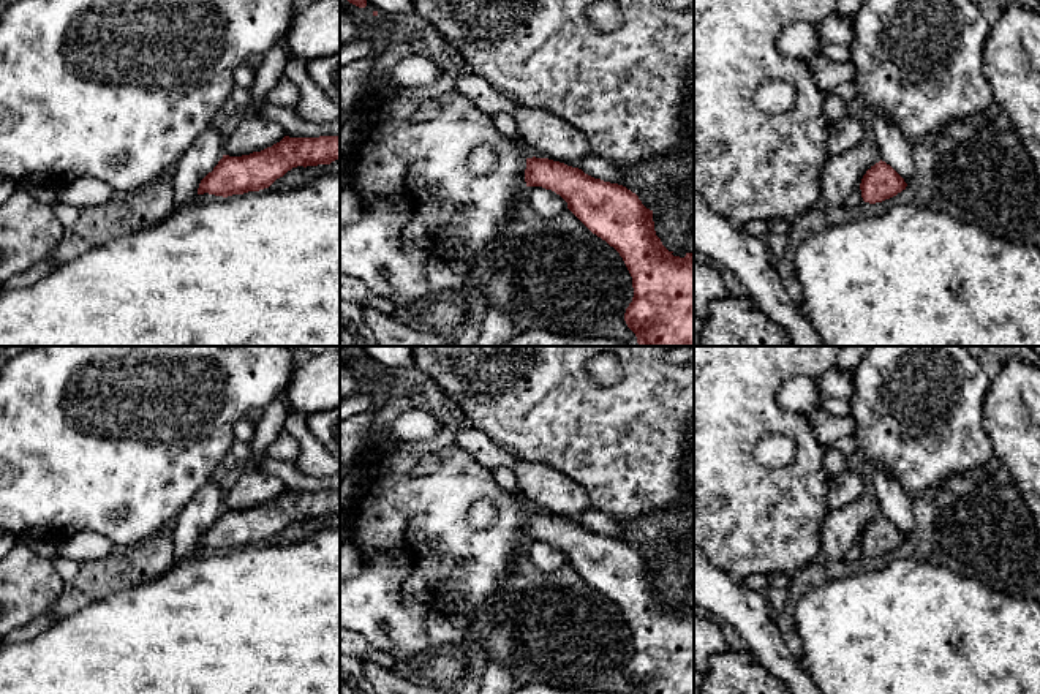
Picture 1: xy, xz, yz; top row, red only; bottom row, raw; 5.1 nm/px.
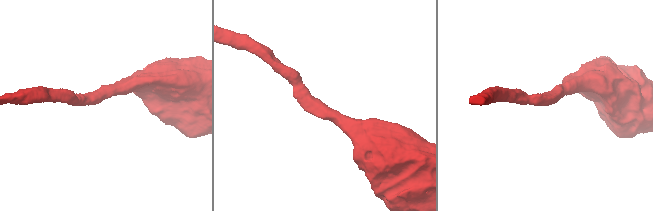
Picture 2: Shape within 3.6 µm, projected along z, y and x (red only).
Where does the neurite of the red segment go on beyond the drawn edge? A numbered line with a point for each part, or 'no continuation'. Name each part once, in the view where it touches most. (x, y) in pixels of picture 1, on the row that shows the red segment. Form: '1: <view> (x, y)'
no continuation

